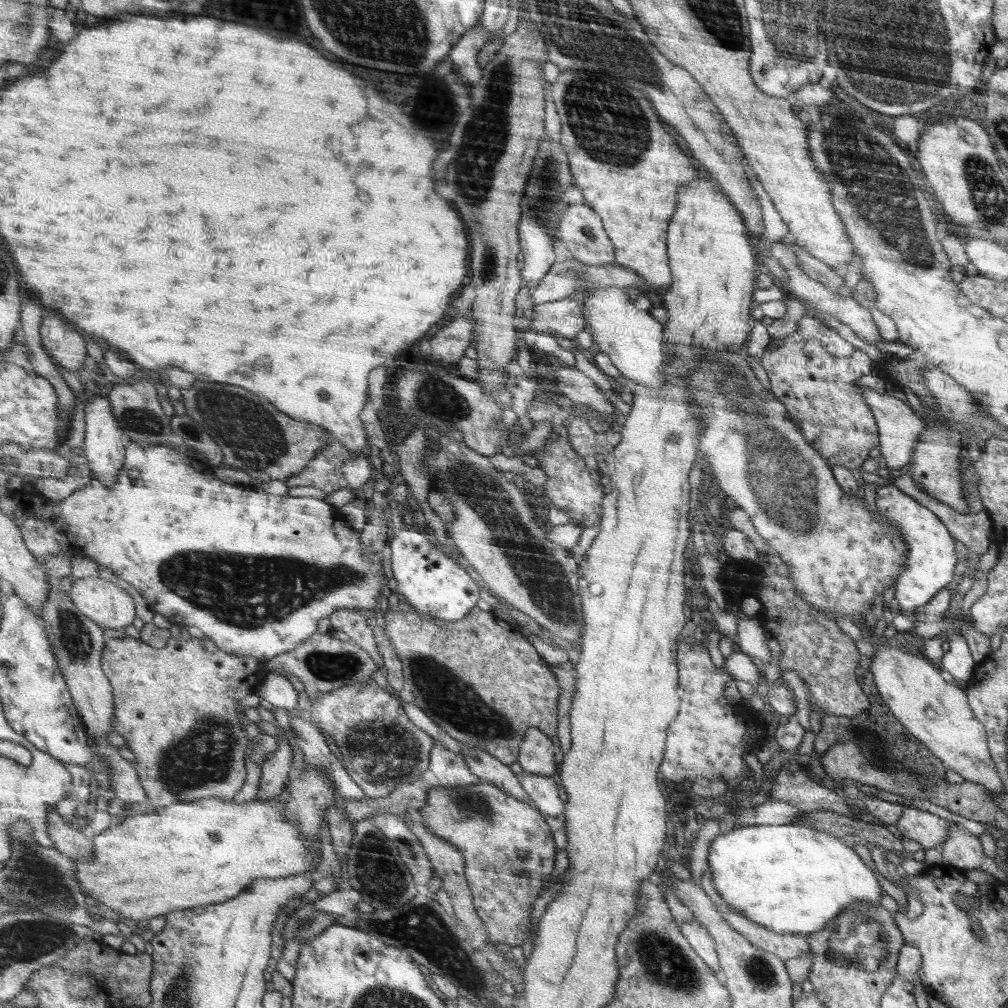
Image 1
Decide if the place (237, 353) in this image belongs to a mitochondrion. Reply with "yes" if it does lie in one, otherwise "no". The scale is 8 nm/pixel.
no

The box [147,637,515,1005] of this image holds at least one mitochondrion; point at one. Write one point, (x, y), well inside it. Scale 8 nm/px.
(428, 933)

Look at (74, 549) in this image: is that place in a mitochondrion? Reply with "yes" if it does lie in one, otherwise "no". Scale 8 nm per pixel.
no

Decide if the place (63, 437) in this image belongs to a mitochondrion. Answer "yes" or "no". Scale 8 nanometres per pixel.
no

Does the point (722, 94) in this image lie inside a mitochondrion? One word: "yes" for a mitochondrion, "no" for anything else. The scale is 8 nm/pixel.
no

